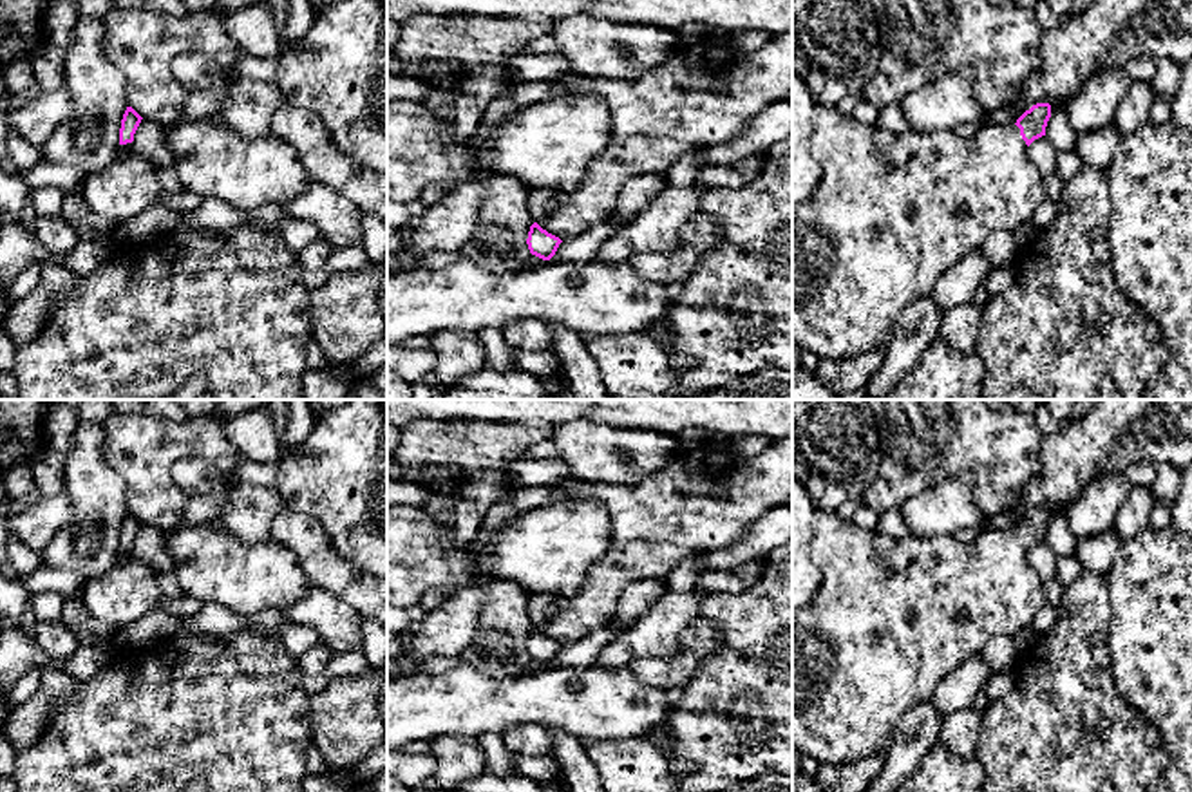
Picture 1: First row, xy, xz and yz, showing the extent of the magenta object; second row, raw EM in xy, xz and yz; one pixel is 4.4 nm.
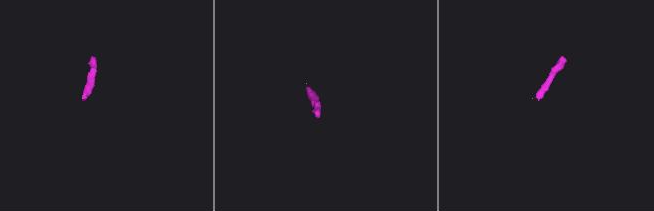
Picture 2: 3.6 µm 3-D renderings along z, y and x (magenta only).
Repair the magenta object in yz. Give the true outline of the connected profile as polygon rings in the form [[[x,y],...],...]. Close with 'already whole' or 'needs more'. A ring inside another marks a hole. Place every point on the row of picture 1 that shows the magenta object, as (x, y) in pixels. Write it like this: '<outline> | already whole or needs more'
[[[1036,103],[1011,127],[982,127],[975,136],[962,139],[951,130],[892,134],[874,125],[863,125],[852,116],[841,116],[837,107],[816,105],[812,114],[810,150],[823,165],[819,186],[801,204],[792,204],[792,342],[814,353],[819,360],[845,360],[888,345],[901,313],[921,298],[932,297],[939,278],[964,255],[982,248],[988,235],[998,230],[1015,231],[1027,222],[1036,206],[1047,199],[1044,179],[1026,156],[1027,146],[1045,136],[1051,118],[1049,103]]] | needs more

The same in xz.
[[[537,222],[530,226],[526,244],[532,255],[543,260],[550,260],[555,255],[561,242],[563,240],[559,237],[548,233]]] | already whole

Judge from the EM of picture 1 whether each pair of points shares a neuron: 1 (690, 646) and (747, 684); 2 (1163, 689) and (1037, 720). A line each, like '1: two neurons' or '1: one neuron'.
1: two neurons
2: two neurons

